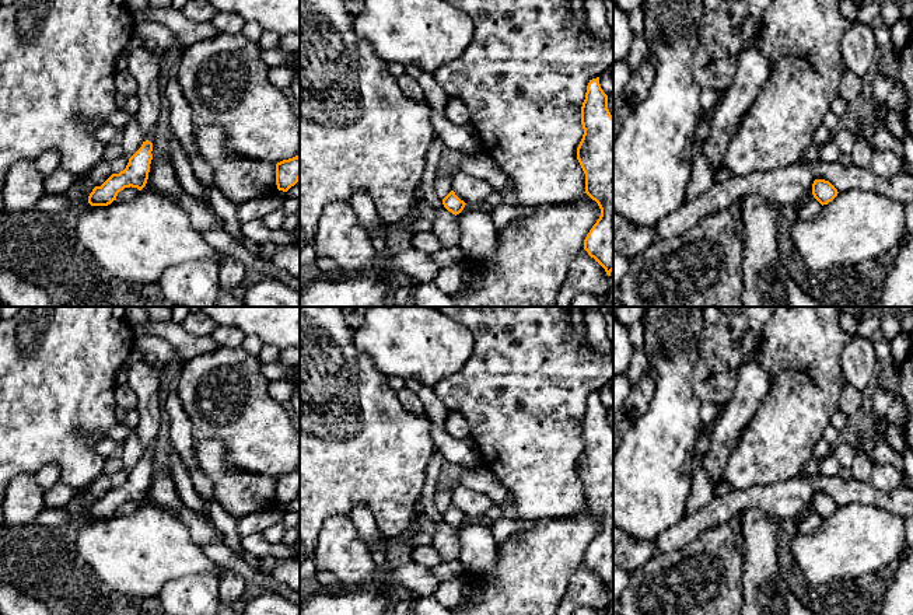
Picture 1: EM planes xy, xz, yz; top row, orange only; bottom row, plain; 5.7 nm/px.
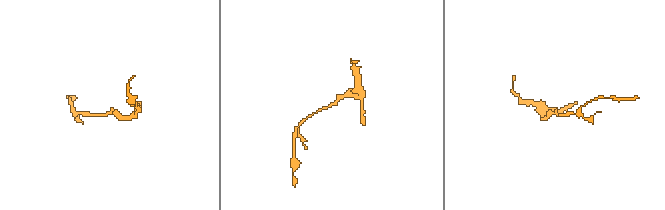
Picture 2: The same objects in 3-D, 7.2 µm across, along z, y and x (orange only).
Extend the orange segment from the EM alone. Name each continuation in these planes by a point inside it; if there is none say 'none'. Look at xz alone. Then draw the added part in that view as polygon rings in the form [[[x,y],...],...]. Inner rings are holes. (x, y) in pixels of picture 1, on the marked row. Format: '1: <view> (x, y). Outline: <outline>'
none

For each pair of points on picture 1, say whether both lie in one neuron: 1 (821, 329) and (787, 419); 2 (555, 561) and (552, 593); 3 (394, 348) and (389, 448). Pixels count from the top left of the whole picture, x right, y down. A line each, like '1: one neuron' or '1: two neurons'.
1: one neuron
2: one neuron
3: two neurons

